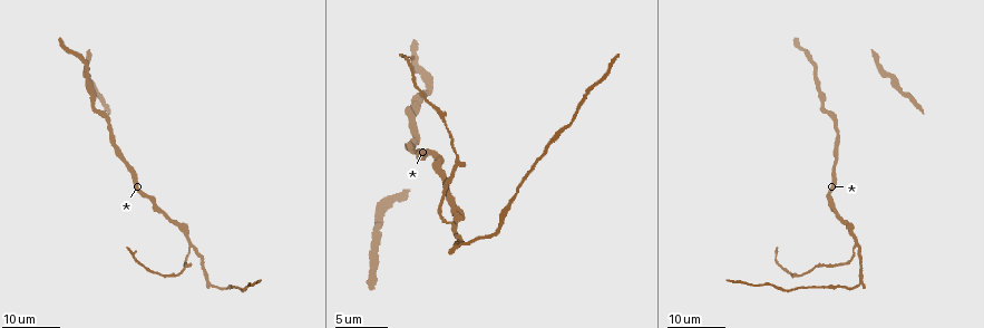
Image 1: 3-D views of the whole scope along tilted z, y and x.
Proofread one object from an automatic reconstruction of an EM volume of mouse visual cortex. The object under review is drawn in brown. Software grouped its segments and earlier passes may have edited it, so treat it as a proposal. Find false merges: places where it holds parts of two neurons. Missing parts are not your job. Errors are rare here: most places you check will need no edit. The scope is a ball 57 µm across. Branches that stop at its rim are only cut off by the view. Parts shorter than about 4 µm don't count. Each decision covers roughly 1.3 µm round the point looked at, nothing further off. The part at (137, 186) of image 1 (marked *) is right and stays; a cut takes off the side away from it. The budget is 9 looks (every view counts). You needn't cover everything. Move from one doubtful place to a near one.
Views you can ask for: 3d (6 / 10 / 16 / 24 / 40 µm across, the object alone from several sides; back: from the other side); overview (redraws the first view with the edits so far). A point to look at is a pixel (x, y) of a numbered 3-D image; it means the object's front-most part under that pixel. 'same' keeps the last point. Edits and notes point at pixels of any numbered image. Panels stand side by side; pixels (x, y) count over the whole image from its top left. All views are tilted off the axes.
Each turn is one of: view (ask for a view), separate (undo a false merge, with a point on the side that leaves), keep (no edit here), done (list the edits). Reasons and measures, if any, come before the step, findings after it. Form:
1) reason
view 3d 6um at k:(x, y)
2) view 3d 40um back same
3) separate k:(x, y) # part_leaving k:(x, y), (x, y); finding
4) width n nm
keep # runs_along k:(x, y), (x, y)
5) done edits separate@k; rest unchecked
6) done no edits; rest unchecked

thin arm on a thick one
view 3d 24um at 1:(854, 246)

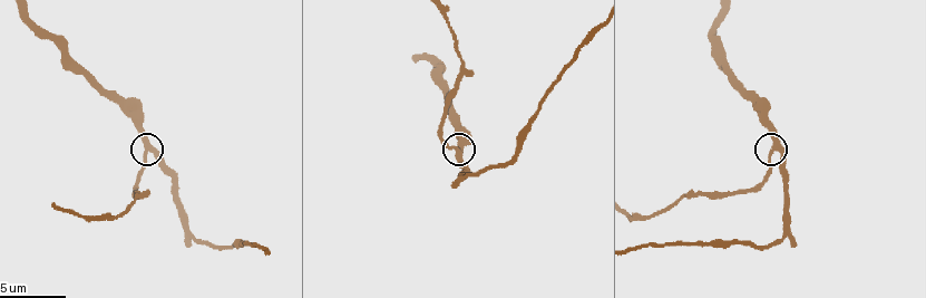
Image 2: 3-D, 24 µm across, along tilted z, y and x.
zoom in
view 3d 10um at 2:(149, 147)

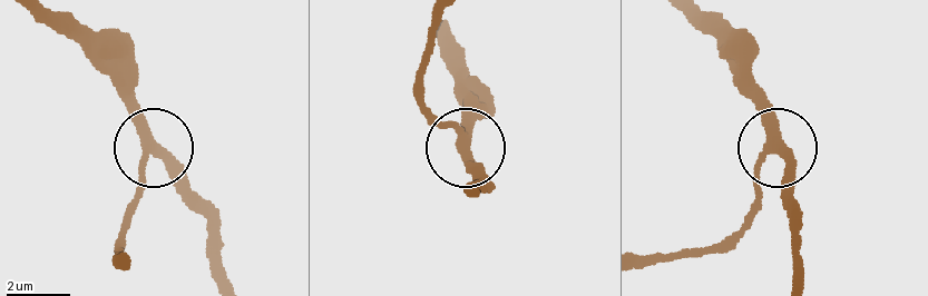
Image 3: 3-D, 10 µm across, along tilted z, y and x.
view 3d 10um back at 3:(774, 149)

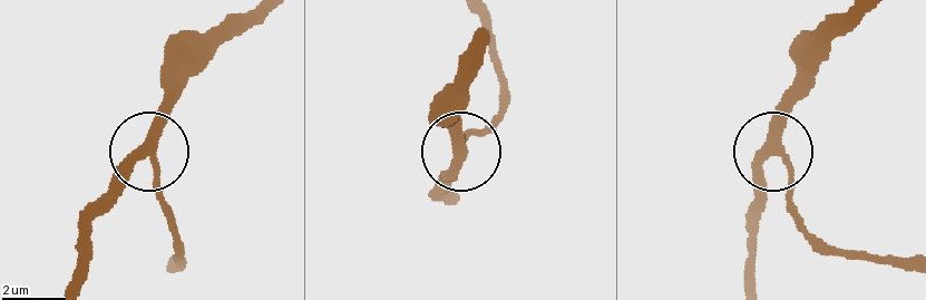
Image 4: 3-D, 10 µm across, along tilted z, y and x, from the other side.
side_arm 26 um
keep # runs_along 4:(243, 20), (181, 93), (153, 148), (155, 189), (173, 242); one neuron here

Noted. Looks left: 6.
view 3d 16um at 1:(84, 66)

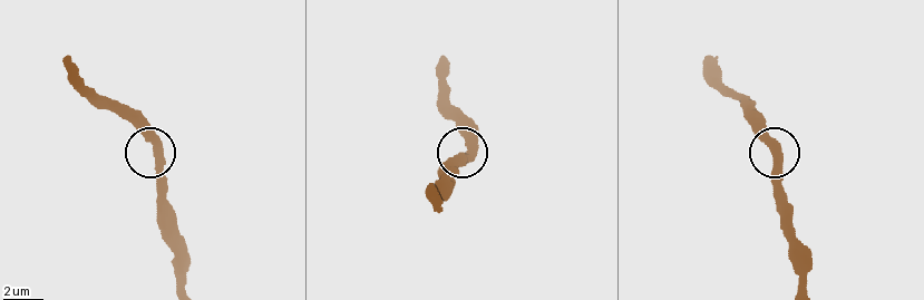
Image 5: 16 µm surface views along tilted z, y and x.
view 3d 10um at 5:(156, 148)

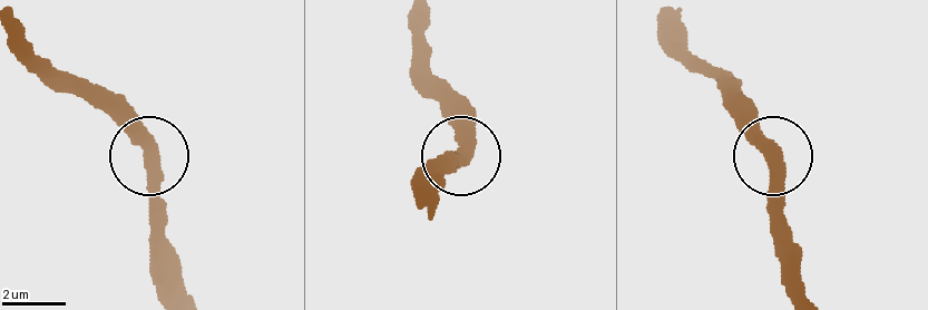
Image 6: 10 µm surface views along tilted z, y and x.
keep # all the same neuron

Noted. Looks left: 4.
view 3d 16um at 1:(93, 92)

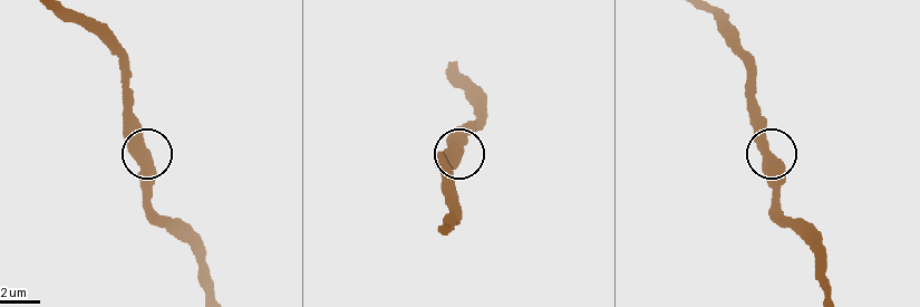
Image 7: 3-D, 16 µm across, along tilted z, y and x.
view 3d 6um at 7:(775, 158)

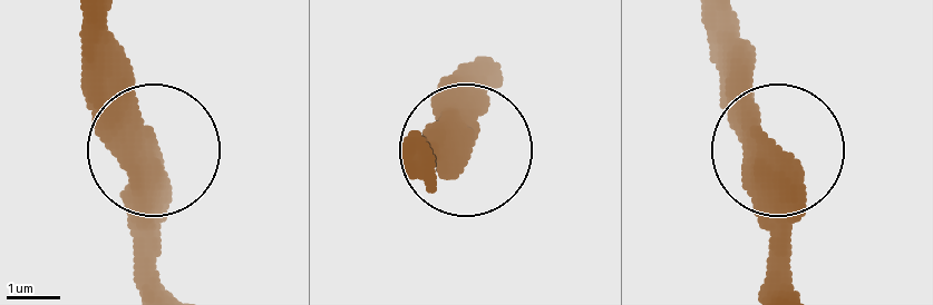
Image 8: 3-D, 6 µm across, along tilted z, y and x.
width 460 nm
keep # runs_along 8:(784, 276), (777, 144), (711, 55); all the same neuron

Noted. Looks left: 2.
sudden change in width
view 3d 6um at 2:(90, 216)

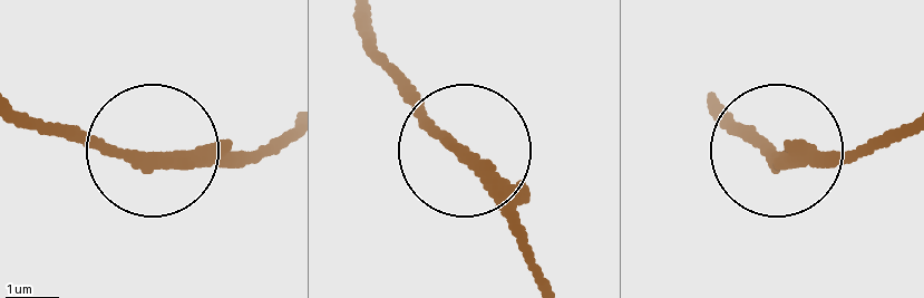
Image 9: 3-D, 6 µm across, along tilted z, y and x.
keep # runs_along 9:(282, 134), (251, 156), (130, 156), (33, 130); all the same neuron

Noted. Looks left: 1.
done no edits; rest unchecked

